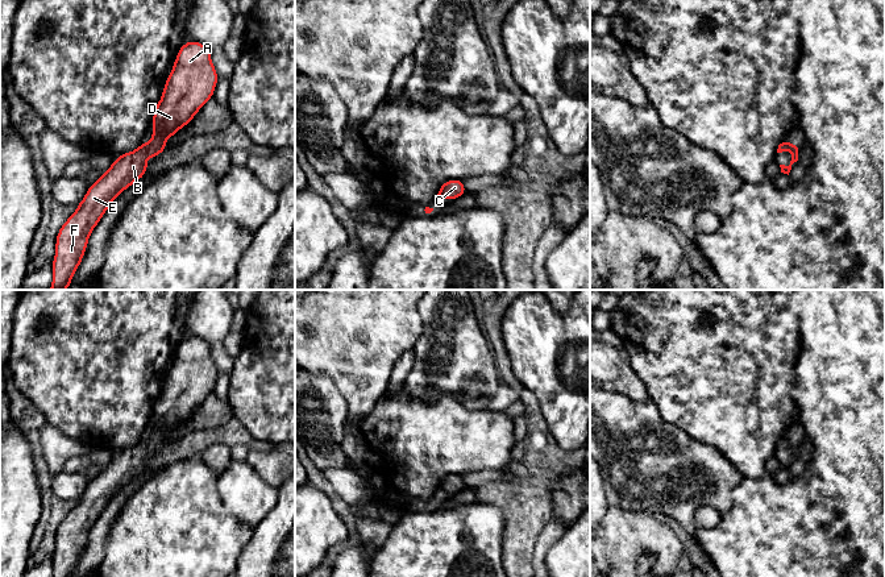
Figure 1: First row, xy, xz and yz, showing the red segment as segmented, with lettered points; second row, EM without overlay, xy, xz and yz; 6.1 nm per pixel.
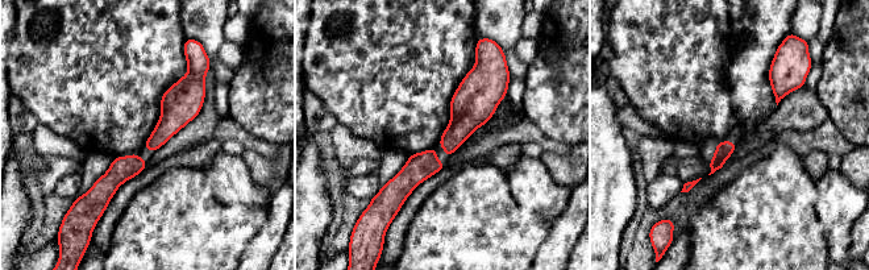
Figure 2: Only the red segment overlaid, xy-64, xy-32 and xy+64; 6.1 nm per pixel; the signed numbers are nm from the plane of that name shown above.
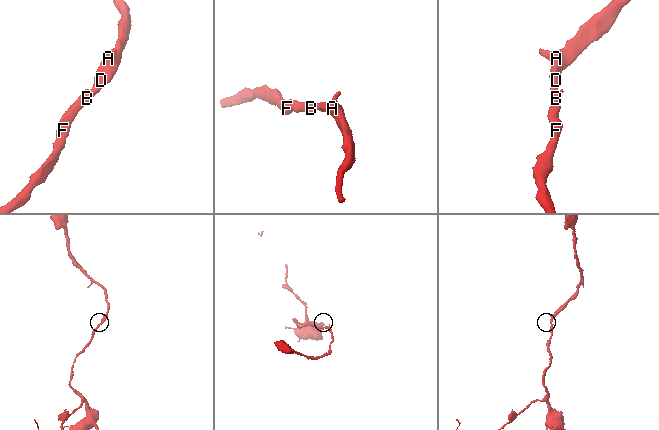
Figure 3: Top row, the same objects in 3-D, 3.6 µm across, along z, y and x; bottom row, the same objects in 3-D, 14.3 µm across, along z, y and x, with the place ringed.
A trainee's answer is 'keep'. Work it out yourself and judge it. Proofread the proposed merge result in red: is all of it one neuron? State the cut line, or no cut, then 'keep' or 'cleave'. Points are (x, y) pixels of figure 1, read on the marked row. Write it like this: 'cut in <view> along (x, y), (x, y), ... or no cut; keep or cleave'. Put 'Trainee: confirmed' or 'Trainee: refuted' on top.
Trainee: confirmed
no cut; keep

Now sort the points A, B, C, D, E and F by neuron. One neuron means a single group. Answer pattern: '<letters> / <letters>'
A B C D E F

